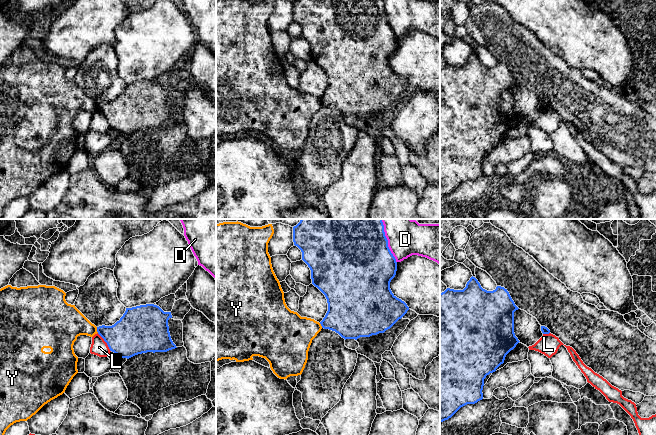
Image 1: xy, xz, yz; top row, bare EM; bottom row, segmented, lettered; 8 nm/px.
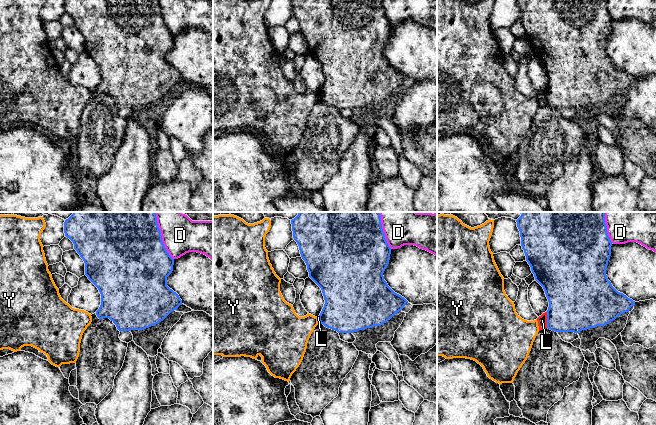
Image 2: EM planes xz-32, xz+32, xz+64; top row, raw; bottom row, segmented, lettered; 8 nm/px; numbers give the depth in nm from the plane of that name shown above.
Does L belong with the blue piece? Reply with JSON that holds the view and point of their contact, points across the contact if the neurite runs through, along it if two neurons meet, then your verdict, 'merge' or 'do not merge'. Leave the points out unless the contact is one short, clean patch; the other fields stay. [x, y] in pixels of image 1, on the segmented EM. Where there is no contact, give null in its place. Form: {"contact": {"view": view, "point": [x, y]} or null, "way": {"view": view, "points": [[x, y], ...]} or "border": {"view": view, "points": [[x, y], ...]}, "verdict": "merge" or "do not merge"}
{"contact": {"view": "xy", "point": [105, 341]}, "verdict": "do not merge"}

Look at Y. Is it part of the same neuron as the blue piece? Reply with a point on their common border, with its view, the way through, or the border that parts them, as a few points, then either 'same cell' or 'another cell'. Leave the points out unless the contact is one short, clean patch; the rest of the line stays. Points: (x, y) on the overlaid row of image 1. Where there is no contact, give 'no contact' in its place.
meets blue in xy at (97, 330); border along xy (96, 327), (98, 332); another cell

